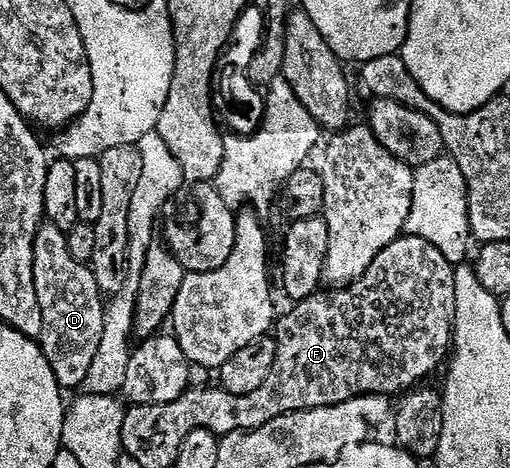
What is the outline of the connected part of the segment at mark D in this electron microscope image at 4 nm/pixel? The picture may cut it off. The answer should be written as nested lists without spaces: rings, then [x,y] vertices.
[[[50,222],[41,224],[36,231],[34,285],[42,310],[42,333],[38,342],[43,355],[63,390],[78,389],[83,386],[102,339],[106,303],[91,266],[71,256],[67,234]]]

